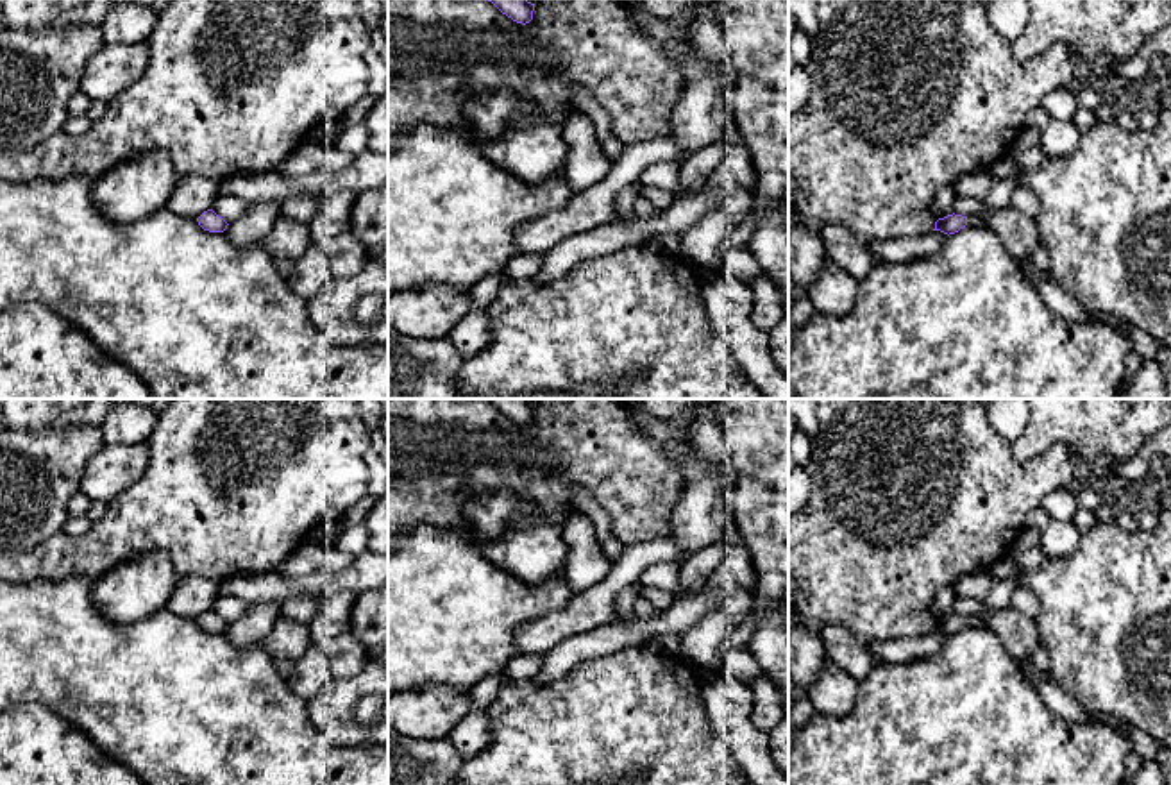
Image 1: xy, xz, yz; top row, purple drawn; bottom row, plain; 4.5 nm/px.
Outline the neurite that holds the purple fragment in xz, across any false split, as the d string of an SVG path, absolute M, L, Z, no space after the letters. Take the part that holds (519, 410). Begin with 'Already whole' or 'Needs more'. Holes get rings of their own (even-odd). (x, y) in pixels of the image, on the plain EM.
Already whole. M486 399L492 402L502 415L511 418L517 424L529 424L533 420L535 404L526 399Z

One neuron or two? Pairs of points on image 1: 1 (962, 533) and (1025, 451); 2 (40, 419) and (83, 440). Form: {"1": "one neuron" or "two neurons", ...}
{"1": "two neurons", "2": "two neurons"}

